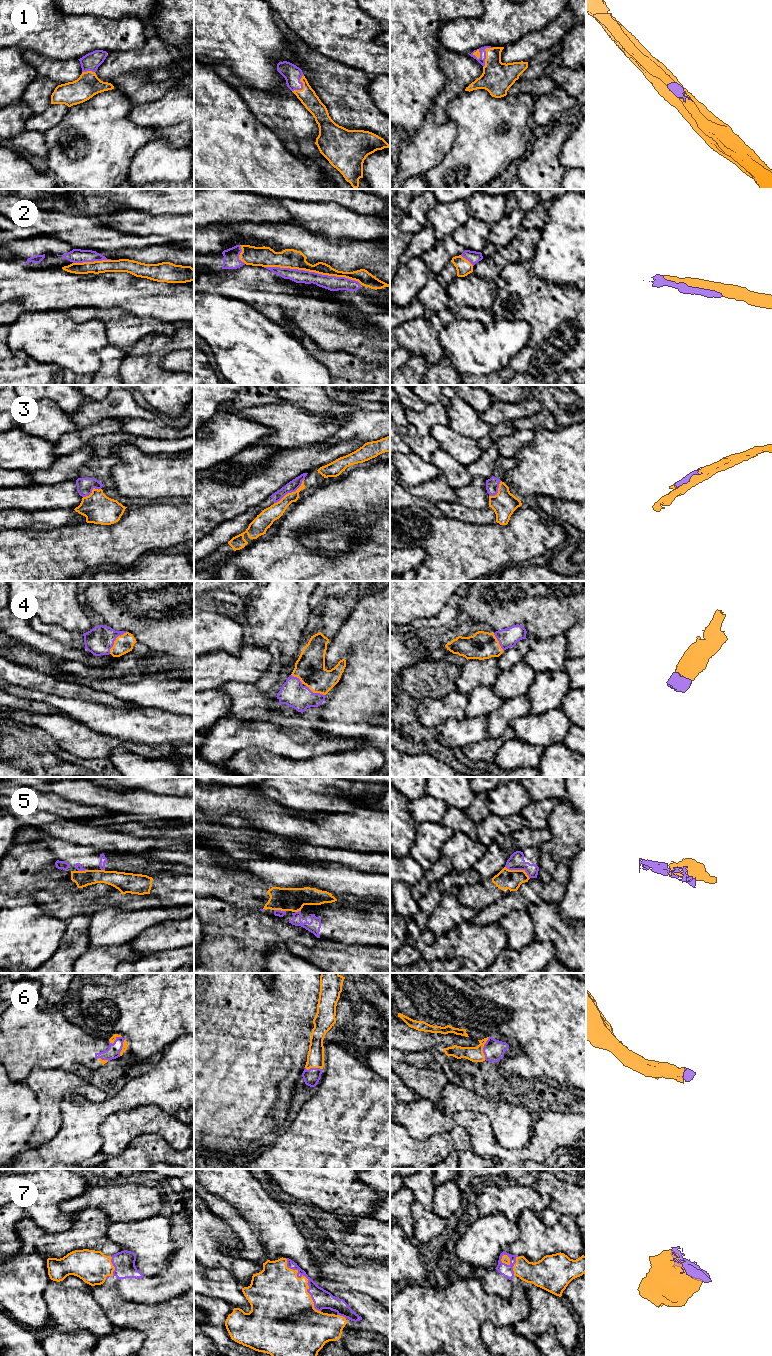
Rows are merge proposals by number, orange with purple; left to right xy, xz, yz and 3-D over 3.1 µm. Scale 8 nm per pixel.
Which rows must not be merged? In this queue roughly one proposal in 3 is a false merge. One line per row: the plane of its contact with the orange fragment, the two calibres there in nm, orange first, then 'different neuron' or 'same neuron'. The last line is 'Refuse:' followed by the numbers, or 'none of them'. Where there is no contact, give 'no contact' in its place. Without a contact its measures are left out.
1: contact in yz; calibres 260 and 60 nm; same neuron
2: contact in xz; calibres 160 and 120 nm; same neuron
3: contact in xz; calibres 120 and 90 nm; different neuron
4: contact in xy; calibres 150 and 220 nm; same neuron
5: contact in yz; calibres 160 and 130 nm; different neuron
6: contact in yz; calibres 130 and 170 nm; same neuron
7: contact in xz; calibres 420 and 150 nm; same neuron
Refuse: 3, 5

